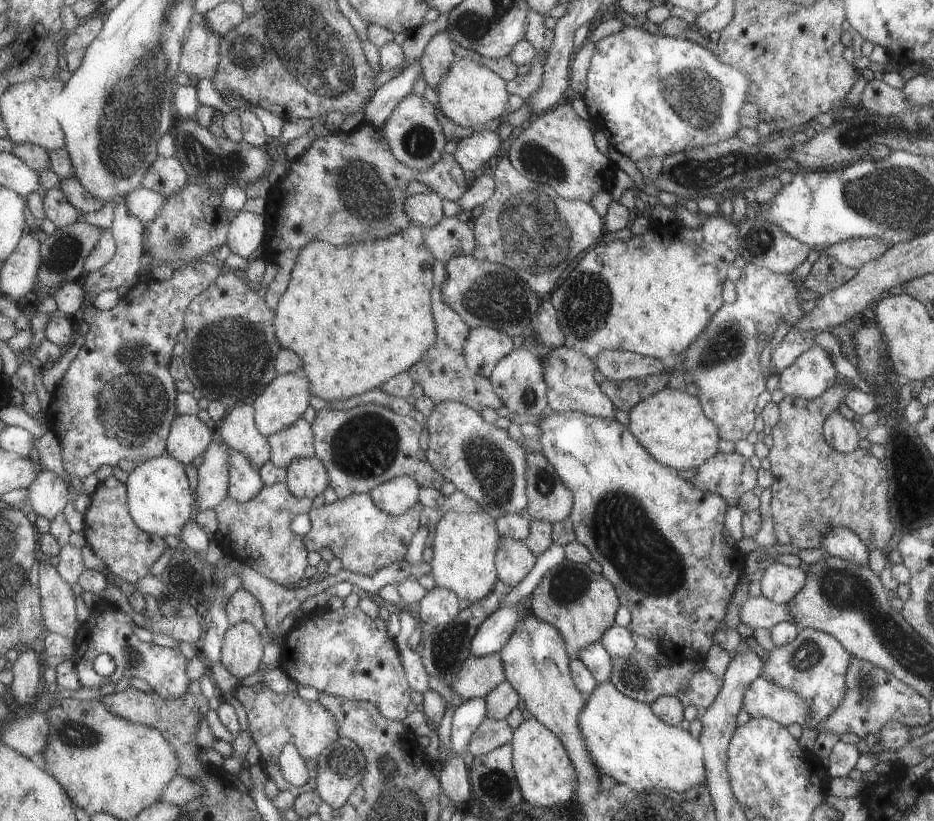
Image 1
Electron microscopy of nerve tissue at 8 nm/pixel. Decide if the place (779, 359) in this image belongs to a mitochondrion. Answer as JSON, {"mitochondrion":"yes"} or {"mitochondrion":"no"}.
{"mitochondrion":"no"}

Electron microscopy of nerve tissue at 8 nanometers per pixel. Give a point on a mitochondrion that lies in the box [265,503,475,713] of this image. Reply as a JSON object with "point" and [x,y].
{"point":[446,649]}

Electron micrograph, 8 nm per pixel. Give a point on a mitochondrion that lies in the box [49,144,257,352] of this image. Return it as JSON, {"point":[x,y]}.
{"point":[173,243]}

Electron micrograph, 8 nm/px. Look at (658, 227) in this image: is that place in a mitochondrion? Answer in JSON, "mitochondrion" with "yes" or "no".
{"mitochondrion":"no"}

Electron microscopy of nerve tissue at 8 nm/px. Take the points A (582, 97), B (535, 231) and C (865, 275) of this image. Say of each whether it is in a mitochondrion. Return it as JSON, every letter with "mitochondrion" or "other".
{"A":"other","B":"mitochondrion","C":"other"}

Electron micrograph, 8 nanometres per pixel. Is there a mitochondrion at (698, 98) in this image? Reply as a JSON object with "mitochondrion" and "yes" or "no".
{"mitochondrion":"yes"}

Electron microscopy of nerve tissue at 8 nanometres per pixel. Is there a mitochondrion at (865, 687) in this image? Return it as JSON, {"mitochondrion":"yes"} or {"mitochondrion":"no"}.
{"mitochondrion":"yes"}

